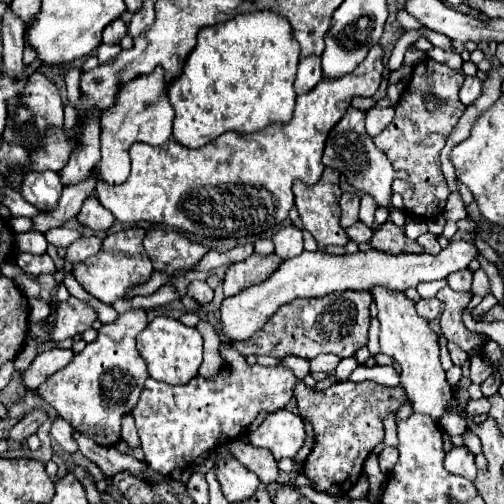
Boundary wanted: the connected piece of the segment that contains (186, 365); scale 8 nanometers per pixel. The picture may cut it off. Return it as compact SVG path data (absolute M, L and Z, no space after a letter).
M156 316L138 334L138 352L146 360L150 378L172 384L172 386L188 384L192 376L198 374L198 368L202 364L202 336L196 328L188 328L174 318Z

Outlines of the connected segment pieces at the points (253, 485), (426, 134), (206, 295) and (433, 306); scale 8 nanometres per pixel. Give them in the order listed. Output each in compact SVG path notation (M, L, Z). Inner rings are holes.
M232 456L216 462L216 480L220 482L222 494L228 502L242 502L250 498L260 484L258 476L254 472L248 472L248 468L242 464L236 464Z
M430 58L422 60L414 66L412 78L396 104L396 116L392 124L386 126L378 136L374 136L376 148L388 156L394 170L406 174L406 178L394 178L392 190L404 198L404 210L422 220L440 216L452 192L442 176L440 150L444 148L448 134L454 130L464 112L464 104L458 100L462 82L462 72L454 72L446 64L434 62ZM426 96L434 96L442 104L436 110L428 110Z
M192 282L190 286L188 286L188 296L190 298L194 298L198 304L202 304L202 306L206 306L210 300L212 300L212 288L206 284L206 282Z
M421 299L416 303L417 313L428 321L437 319L440 315L440 301Z

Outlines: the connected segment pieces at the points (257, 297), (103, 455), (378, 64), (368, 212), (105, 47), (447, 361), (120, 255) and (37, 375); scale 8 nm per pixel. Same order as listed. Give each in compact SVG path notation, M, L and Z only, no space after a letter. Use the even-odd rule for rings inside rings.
M450 240L440 254L384 254L380 250L356 252L346 256L330 256L320 250L302 252L300 256L284 260L284 264L262 284L250 286L244 292L226 298L222 302L222 332L228 340L244 340L260 330L266 320L286 302L294 298L314 298L340 290L370 290L374 286L386 286L390 290L406 290L418 286L420 282L442 280L452 272L468 268L468 264L478 256L476 244L468 240Z
M76 430L72 432L72 438L78 442L80 452L90 462L94 462L106 476L114 476L114 474L118 474L122 470L130 470L138 478L144 478L144 480L150 480L150 482L158 482L158 480L164 478L162 474L152 472L152 468L148 468L146 462L140 462L140 460L136 460L132 456L126 456L126 454L120 454L116 448L100 446L94 440L90 440L88 436L84 436L84 434L76 432Z
M378 42L368 50L364 62L348 76L340 76L336 80L322 78L314 90L300 94L296 98L296 110L288 124L280 126L272 124L254 134L226 132L198 150L186 148L174 140L168 140L162 146L148 146L144 142L136 142L130 148L132 172L128 180L120 186L110 186L100 180L96 184L96 198L122 224L132 224L132 222L166 224L176 230L196 234L200 238L248 238L248 236L258 236L270 228L276 228L288 218L288 212L294 206L292 182L302 180L306 184L316 184L316 180L320 180L324 170L322 152L326 136L332 130L332 126L340 120L340 116L344 116L344 112L348 110L352 96L372 98L374 92L378 90L384 72L382 58L384 58L384 48Z
M364 194L360 200L360 216L358 218L360 218L360 222L368 224L368 228L372 228L372 230L376 230L376 220L374 220L376 208L378 208L378 204L372 200L372 196Z
M100 44L98 46L98 54L96 54L96 58L100 60L100 62L110 62L110 60L114 60L116 58L116 54L120 52L120 48L118 48L118 44Z
M441 333L439 335L440 362L441 362L442 368L445 371L448 371L453 366L453 362L450 358L450 355L447 349L447 342L448 342L447 339Z
M140 226L108 234L102 240L102 248L100 248L98 254L94 254L94 256L78 262L72 268L74 278L78 280L78 284L86 292L90 292L92 296L96 296L98 300L102 300L106 304L112 304L114 300L124 298L124 294L132 286L144 284L152 276L152 262L150 262L146 250L142 246L142 240L144 240L144 228L140 228Z
M58 348L38 354L34 358L34 362L30 364L30 368L24 370L24 374L22 374L24 388L28 388L28 390L38 388L50 374L64 368L72 360L72 356L74 356L72 350L58 350Z

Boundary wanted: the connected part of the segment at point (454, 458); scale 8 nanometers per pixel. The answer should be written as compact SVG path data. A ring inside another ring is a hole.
M454 446L450 452L444 456L444 468L452 474L464 476L468 480L476 478L476 464L474 464L474 454L466 446Z

